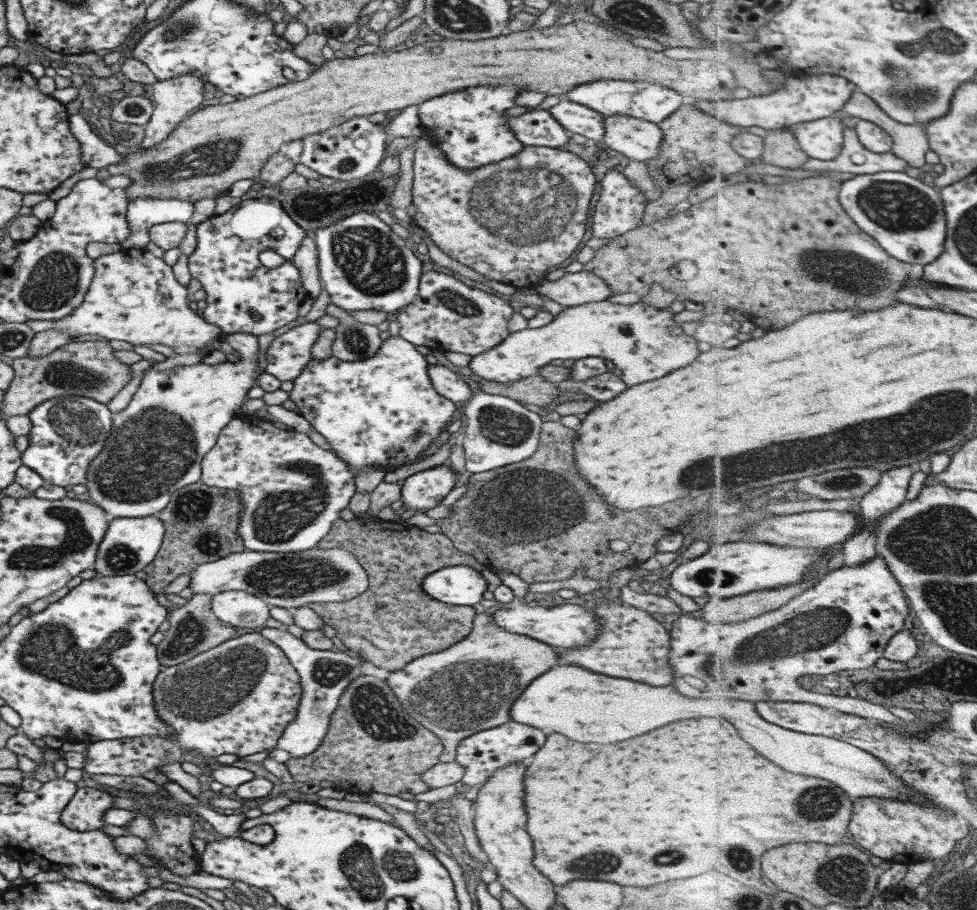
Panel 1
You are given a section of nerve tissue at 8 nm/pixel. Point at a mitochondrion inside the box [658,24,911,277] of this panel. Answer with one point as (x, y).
(718, 89)

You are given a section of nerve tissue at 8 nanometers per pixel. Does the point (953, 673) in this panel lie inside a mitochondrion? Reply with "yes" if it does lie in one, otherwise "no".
yes

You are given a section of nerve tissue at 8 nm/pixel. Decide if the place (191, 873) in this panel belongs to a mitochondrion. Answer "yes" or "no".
no

